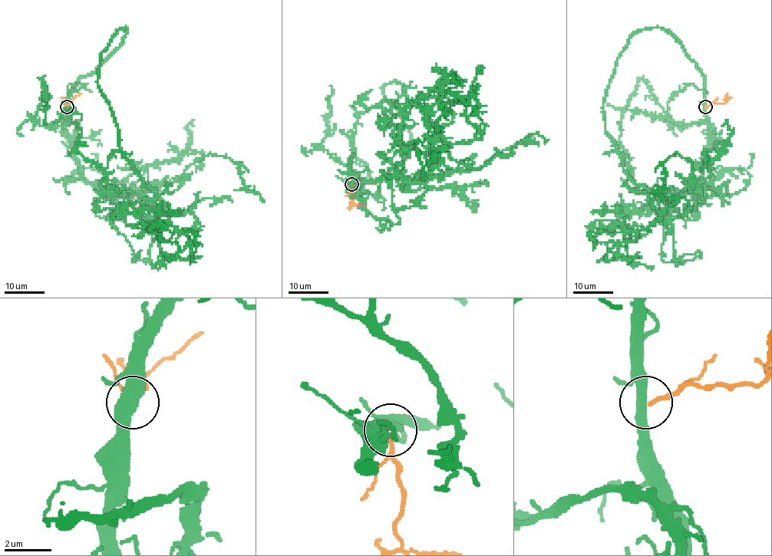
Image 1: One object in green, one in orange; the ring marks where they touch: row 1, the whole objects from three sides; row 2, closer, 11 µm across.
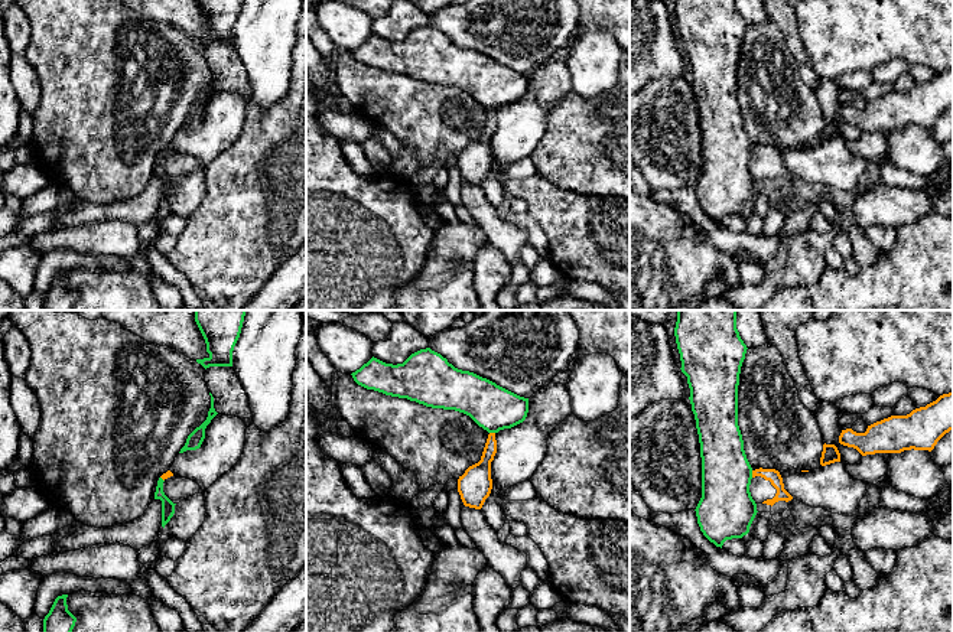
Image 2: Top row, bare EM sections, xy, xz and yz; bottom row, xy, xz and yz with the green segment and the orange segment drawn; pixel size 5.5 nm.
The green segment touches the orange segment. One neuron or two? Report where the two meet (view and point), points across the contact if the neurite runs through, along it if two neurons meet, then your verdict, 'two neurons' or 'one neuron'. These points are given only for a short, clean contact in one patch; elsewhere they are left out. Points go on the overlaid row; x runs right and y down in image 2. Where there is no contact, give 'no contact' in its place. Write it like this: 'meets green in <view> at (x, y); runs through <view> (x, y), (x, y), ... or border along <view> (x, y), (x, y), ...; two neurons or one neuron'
meets green in yz at (751, 474); two neurons

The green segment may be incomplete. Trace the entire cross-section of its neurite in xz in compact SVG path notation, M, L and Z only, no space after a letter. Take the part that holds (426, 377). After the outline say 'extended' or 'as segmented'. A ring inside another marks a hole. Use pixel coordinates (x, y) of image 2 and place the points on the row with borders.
M430 348L412 354L397 365L373 356L351 375L367 390L464 413L488 433L511 429L523 423L528 413L528 398L455 368Z; as segmented

